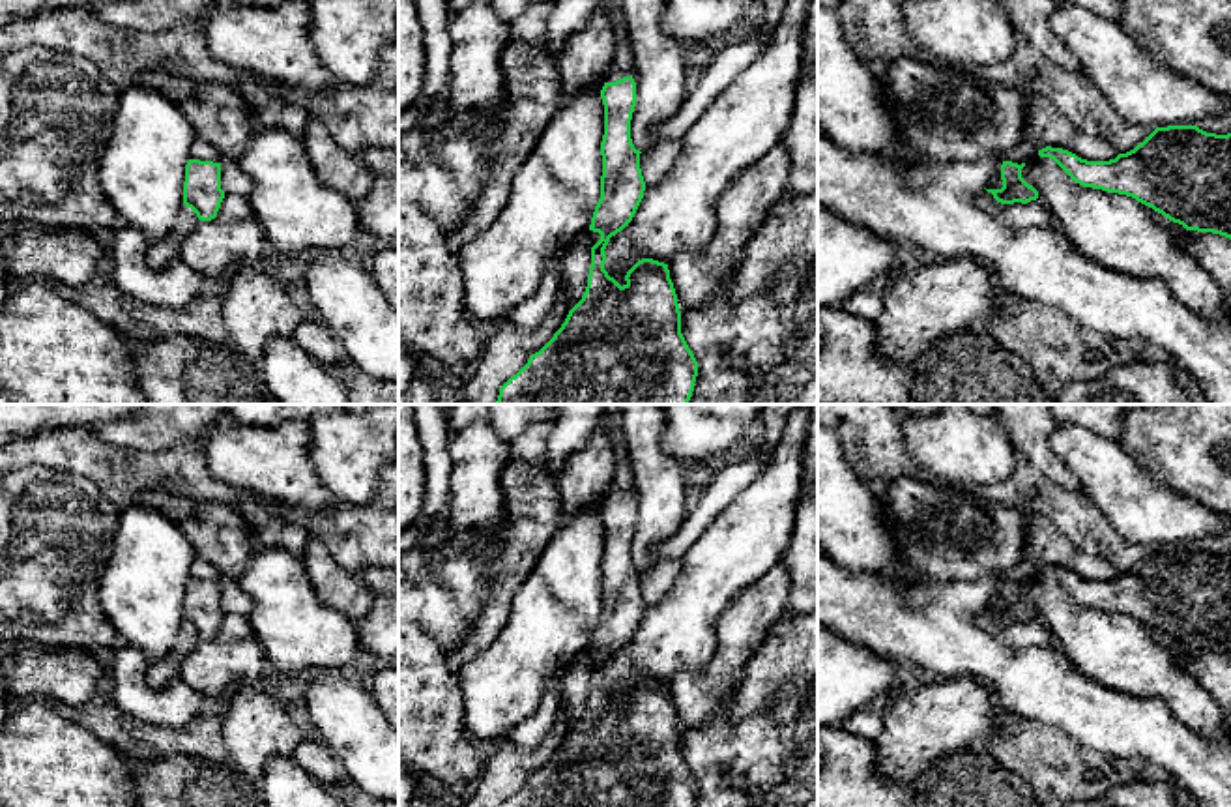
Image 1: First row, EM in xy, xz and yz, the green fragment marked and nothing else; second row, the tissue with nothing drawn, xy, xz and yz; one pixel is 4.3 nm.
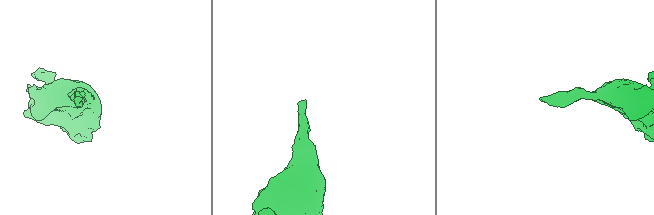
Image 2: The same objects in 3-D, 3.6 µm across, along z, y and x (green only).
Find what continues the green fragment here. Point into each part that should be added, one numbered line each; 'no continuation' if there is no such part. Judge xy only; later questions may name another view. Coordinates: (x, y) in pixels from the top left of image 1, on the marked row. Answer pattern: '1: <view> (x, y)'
no continuation

